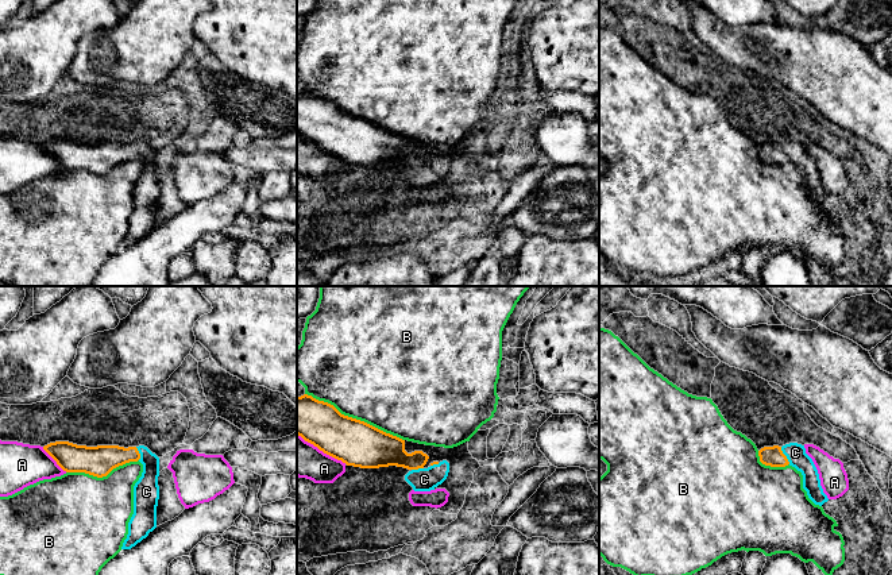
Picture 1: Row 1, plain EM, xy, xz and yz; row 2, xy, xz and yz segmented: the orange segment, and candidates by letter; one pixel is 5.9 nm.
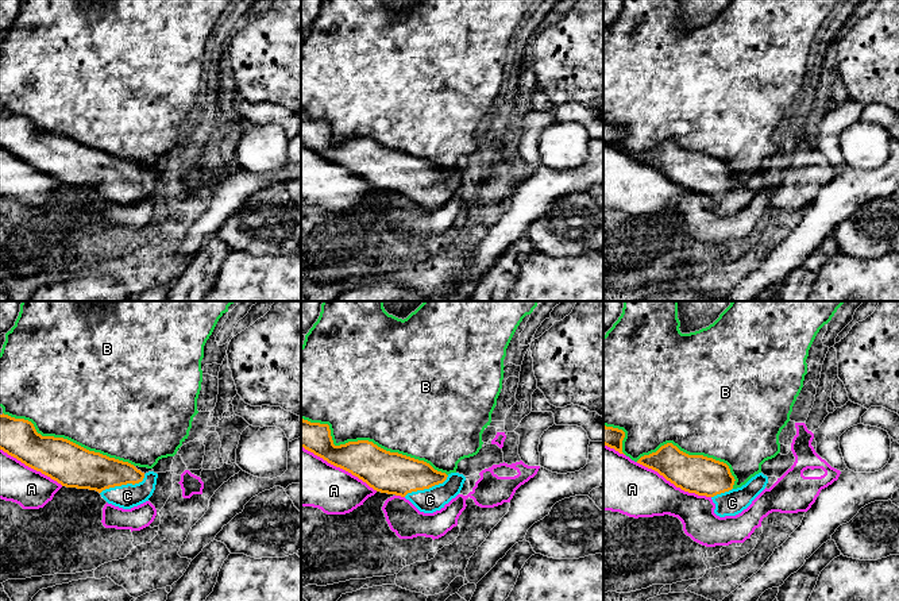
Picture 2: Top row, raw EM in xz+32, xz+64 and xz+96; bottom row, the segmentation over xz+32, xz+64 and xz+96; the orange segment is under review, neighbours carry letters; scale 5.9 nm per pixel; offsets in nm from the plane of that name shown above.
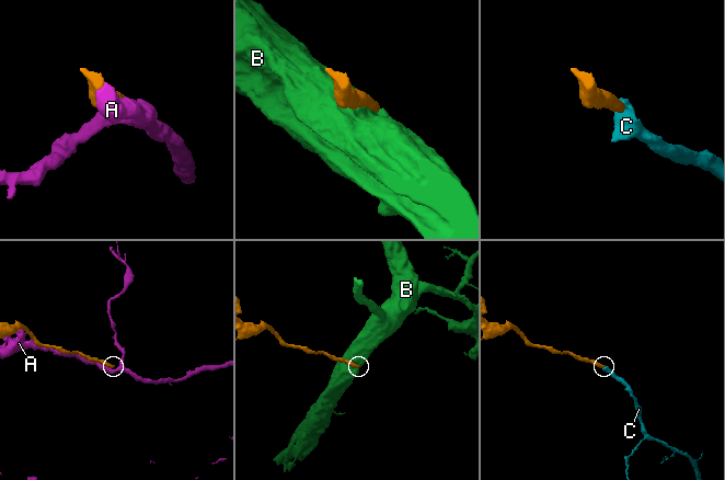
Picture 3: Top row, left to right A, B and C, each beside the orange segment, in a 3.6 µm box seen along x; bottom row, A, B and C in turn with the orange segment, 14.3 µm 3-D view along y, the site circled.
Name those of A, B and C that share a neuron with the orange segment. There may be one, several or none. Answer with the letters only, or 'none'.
C

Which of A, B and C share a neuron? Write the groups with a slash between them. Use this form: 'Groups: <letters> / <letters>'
Groups: A / B / C

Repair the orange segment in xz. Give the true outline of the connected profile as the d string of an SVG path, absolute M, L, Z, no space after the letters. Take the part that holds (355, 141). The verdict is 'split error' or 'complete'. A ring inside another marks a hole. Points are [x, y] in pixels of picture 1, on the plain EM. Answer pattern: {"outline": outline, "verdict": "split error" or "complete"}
{"outline": "M308 92L297 94L297 132L347 163L408 166L405 178L414 189L435 188L449 170L447 158L425 166L429 154L422 148L408 151L405 138L344 113L333 103Z", "verdict": "split error"}

